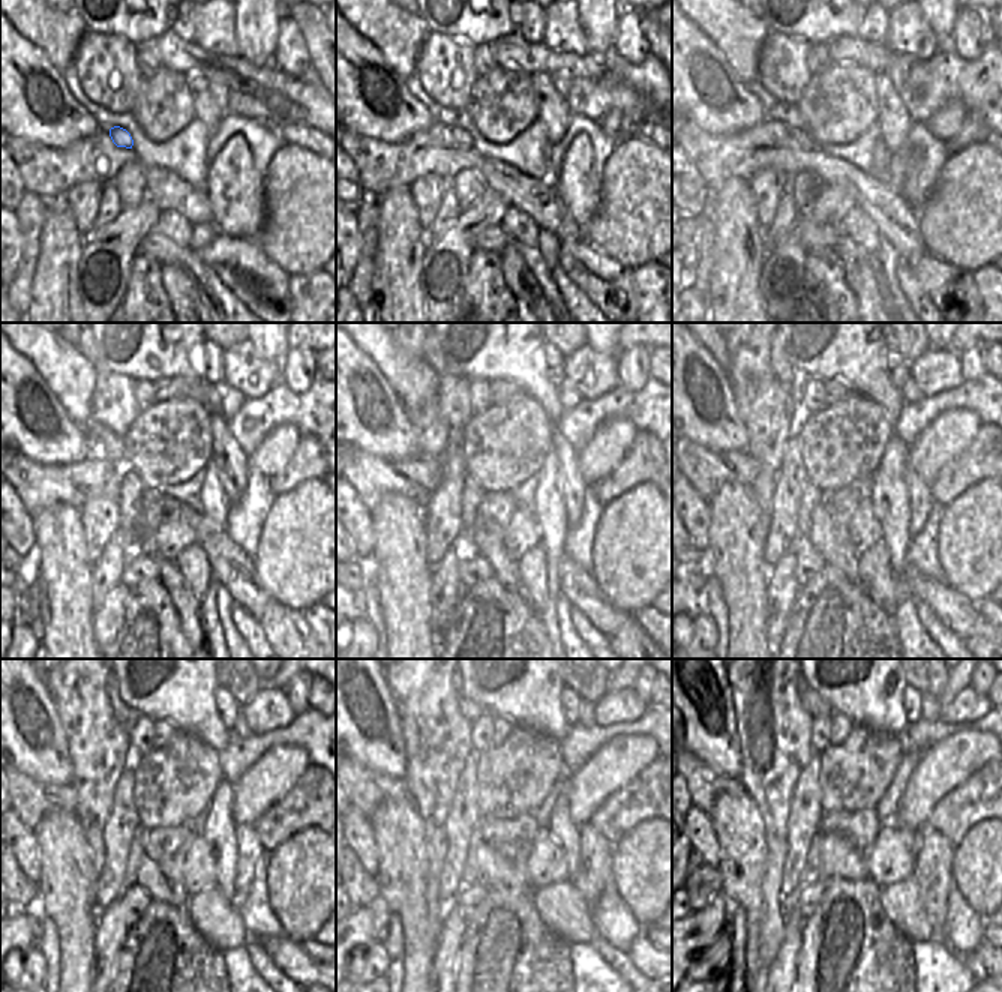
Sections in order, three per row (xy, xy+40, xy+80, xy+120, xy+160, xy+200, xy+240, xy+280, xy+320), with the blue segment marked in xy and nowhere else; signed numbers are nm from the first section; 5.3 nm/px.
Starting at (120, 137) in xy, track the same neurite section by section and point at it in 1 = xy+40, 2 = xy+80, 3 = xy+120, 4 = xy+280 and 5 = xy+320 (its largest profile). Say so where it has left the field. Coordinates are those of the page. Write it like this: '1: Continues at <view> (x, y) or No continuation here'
1: Continues at xy+40 (461, 137)
2: Continues at xy+80 (801, 137)
3: Continues at xy+120 (131, 489)
4: Continues at xy+280 (470, 875)
5: Continues at xy+320 (812, 874).

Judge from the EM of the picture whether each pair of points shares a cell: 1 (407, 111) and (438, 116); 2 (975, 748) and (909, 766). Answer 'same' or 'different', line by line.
1: different
2: different

